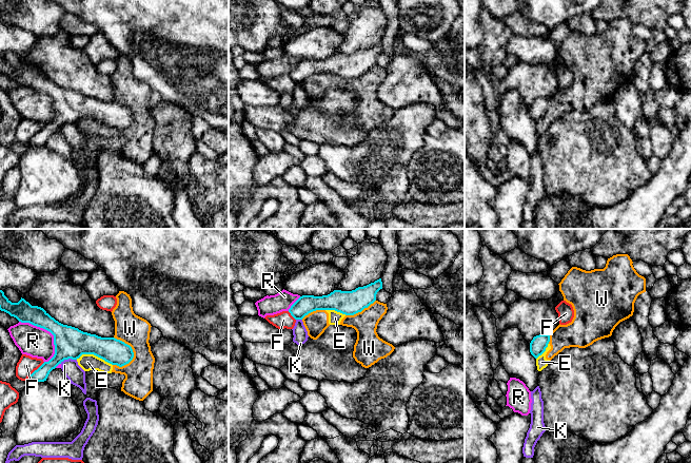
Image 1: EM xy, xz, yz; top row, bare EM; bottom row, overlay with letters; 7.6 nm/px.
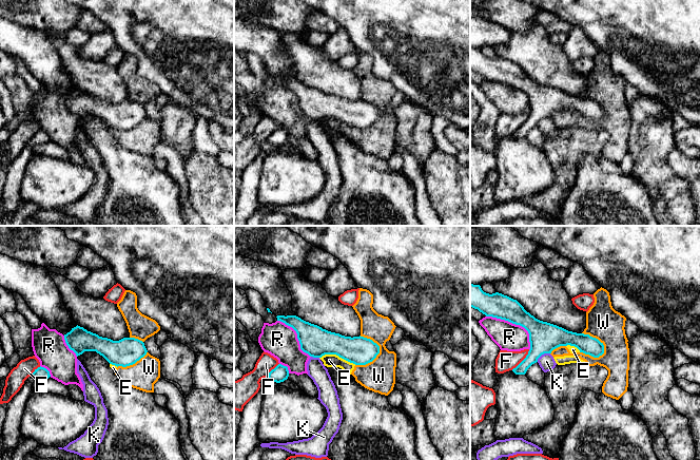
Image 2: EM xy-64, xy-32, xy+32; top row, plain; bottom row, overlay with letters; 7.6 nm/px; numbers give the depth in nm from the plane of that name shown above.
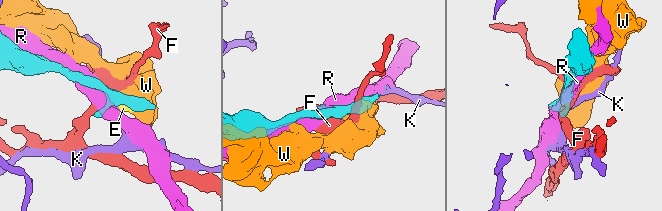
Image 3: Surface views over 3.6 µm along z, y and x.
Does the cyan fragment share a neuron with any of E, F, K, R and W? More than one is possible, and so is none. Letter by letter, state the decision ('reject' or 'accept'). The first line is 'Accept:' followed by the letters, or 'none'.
Accept: none
E: reject
F: reject
K: reject
R: reject
W: reject

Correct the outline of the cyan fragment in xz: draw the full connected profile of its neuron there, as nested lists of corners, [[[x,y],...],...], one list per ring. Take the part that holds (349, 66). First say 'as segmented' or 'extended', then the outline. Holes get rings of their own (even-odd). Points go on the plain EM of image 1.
as segmented | [[[381,42],[352,55],[334,54],[322,60],[302,59],[291,70],[289,76],[295,83],[302,83],[316,74],[335,74],[346,79],[354,79],[373,67],[380,53]]]

